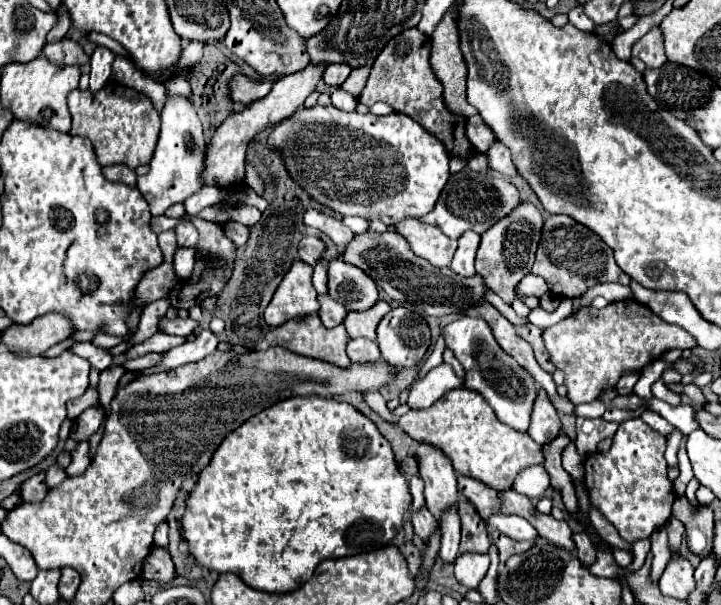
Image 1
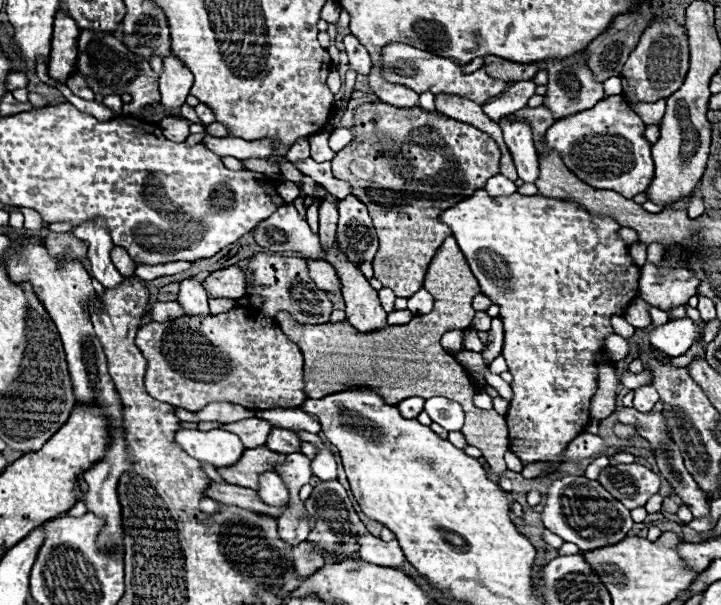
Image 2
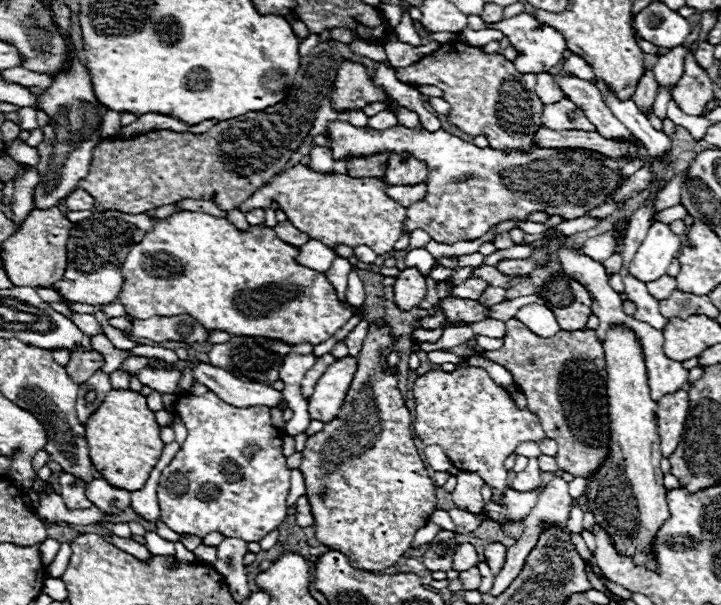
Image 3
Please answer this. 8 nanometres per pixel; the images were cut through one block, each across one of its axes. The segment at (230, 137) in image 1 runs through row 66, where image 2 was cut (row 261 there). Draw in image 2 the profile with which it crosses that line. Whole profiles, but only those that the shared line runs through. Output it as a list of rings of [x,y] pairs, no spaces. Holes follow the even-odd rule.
[[[310,258],[306,260],[306,266],[308,266],[308,274],[310,278],[316,282],[316,286],[320,290],[326,290],[326,292],[332,292],[332,294],[342,294],[340,292],[340,280],[338,280],[338,274],[332,270],[332,266],[324,260],[320,262],[312,262]]]

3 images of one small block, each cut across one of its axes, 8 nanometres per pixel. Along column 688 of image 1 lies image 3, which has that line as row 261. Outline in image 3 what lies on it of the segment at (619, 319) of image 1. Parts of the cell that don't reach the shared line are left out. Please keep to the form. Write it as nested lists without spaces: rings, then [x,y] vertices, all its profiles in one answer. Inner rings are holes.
[[[338,256],[332,264],[332,268],[326,272],[326,278],[332,282],[336,294],[338,294],[338,300],[340,302],[346,302],[346,290],[348,290],[348,274],[350,274],[350,268],[348,268],[348,258],[342,258]]]

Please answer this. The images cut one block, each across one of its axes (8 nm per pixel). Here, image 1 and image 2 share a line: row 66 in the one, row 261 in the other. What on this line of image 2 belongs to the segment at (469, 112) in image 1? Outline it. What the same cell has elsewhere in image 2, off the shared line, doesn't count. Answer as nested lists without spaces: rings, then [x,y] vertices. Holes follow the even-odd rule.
[[[448,236],[444,240],[444,244],[438,248],[436,256],[432,258],[432,262],[428,266],[428,272],[426,272],[424,288],[434,296],[432,312],[424,314],[424,316],[414,316],[404,326],[384,326],[384,328],[374,330],[374,332],[360,332],[346,320],[336,322],[336,324],[310,326],[310,324],[296,322],[288,312],[280,312],[280,316],[276,316],[276,320],[278,320],[280,328],[284,326],[284,334],[288,334],[288,338],[294,344],[298,344],[298,348],[304,354],[304,384],[306,384],[308,398],[324,398],[324,396],[334,394],[338,390],[352,390],[356,386],[372,386],[372,390],[376,390],[376,394],[382,394],[384,402],[388,402],[388,404],[398,404],[402,400],[410,398],[410,396],[420,396],[420,398],[444,396],[444,398],[452,398],[452,400],[462,404],[464,414],[466,414],[466,424],[462,428],[462,434],[464,434],[466,442],[470,446],[480,448],[484,452],[484,458],[486,458],[492,474],[500,476],[506,470],[506,464],[504,464],[504,452],[508,450],[506,420],[496,410],[480,410],[480,408],[476,408],[472,404],[472,396],[476,394],[478,388],[464,374],[464,368],[456,362],[456,358],[452,354],[448,354],[440,346],[440,338],[442,338],[444,332],[462,330],[462,326],[470,326],[470,322],[472,322],[472,318],[476,314],[476,310],[472,308],[472,298],[476,294],[480,294],[480,286],[478,286],[476,278],[472,276],[470,266],[466,262],[460,246],[456,244],[456,240],[452,236]]]

